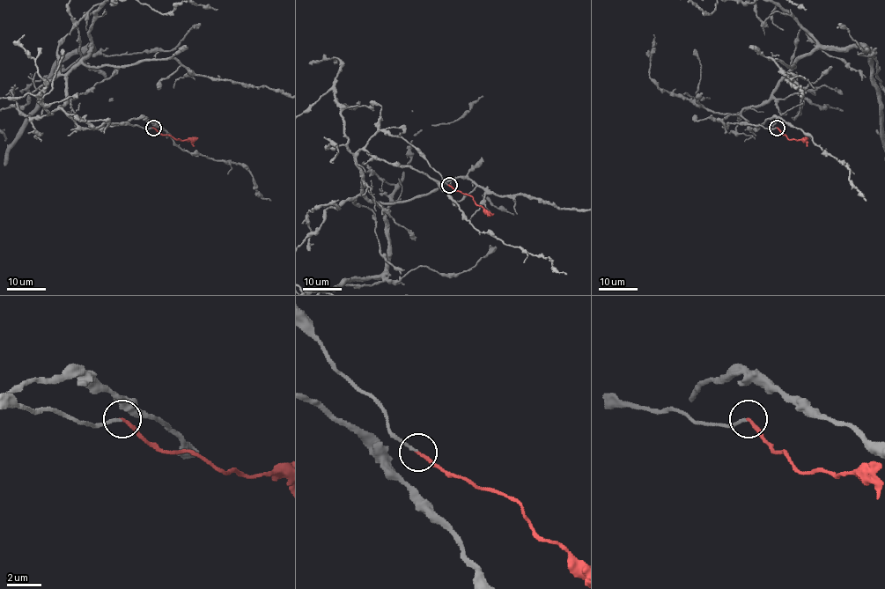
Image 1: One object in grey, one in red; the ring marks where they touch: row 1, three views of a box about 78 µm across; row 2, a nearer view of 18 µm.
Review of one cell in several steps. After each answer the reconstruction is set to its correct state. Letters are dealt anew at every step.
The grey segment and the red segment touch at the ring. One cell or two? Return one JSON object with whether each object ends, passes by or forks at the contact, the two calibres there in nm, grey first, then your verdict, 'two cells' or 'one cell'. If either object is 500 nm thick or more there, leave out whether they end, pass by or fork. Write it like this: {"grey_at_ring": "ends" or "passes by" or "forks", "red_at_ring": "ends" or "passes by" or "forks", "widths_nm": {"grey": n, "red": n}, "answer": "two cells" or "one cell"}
{"grey_at_ring": "ends", "red_at_ring": "ends", "widths_nm": {"grey": 170, "red": 200}, "answer": "one cell"}

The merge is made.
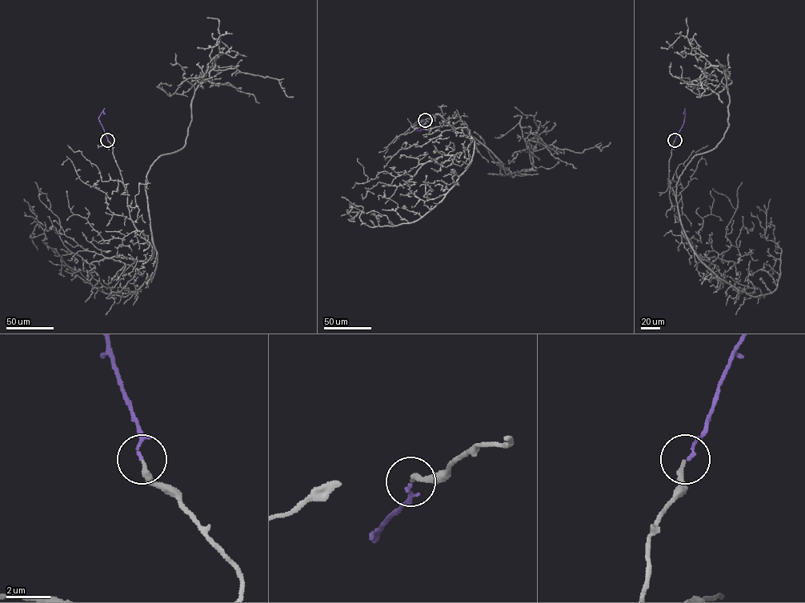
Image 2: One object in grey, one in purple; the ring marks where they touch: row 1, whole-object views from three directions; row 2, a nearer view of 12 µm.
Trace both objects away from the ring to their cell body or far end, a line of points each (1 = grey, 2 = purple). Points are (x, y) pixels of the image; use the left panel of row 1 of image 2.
1: (107, 140), (130, 217), (153, 247), (146, 175), (185, 144), (205, 72), (214, 65), (277, 79), (293, 97)
2: (107, 140), (98, 118), (104, 108)

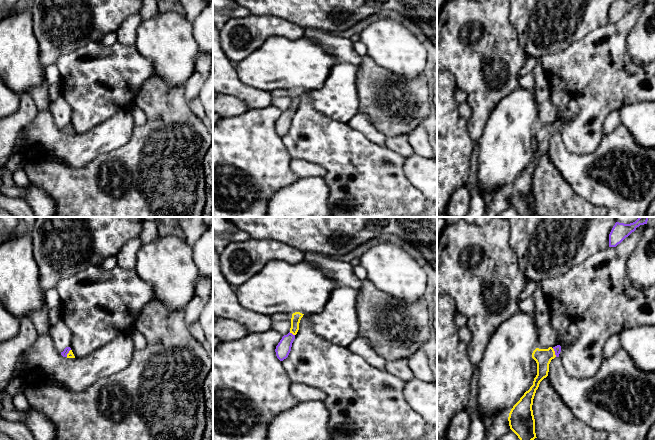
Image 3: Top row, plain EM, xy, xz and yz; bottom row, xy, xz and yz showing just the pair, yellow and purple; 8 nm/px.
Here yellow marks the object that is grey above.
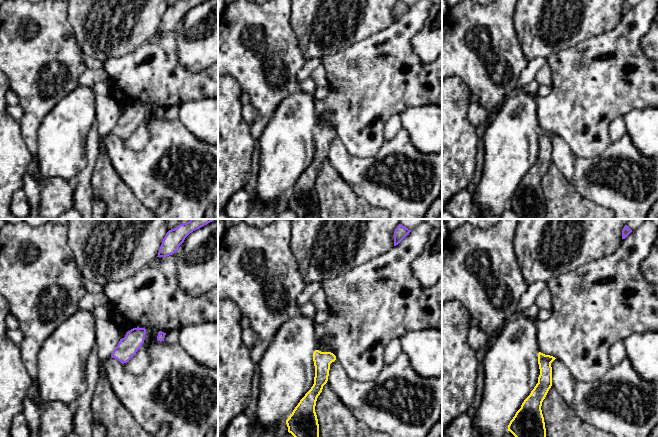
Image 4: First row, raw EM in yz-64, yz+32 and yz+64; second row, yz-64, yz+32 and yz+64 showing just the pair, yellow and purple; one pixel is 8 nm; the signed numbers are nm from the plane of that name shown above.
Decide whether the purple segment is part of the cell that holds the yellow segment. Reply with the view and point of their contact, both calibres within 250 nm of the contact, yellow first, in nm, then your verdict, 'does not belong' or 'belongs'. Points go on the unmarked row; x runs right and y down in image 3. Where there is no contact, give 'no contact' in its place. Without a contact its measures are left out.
contact yz (554, 128); calibres 140 and 60 nm; belongs

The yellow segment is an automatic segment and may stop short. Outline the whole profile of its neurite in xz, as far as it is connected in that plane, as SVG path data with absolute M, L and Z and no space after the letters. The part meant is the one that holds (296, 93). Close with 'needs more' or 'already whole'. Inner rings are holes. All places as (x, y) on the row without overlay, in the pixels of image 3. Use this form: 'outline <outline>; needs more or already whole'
outline M295 88L291 94L291 104L287 111L284 111L278 121L276 122L276 132L280 137L286 135L291 127L292 119L295 115L295 111L299 106L299 99L304 90Z; needs more

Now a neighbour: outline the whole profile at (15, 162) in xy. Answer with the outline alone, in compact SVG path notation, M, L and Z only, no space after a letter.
M13 153L10 155L10 157L6 160L5 164L0 167L0 191L3 186L1 179L1 171L7 169L12 173L15 173L20 169L24 169L25 165L26 165L26 160L21 154Z

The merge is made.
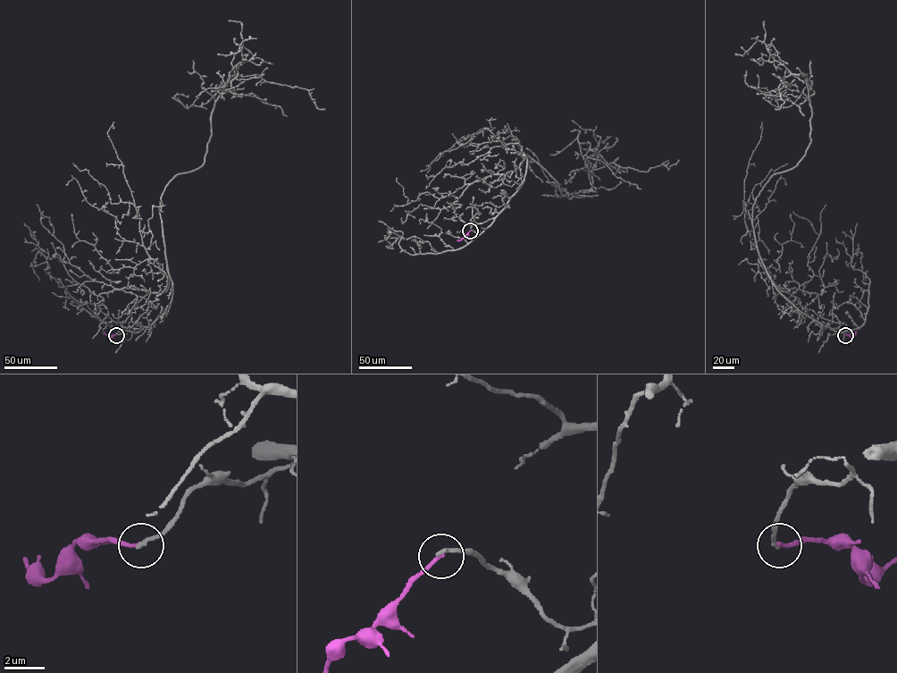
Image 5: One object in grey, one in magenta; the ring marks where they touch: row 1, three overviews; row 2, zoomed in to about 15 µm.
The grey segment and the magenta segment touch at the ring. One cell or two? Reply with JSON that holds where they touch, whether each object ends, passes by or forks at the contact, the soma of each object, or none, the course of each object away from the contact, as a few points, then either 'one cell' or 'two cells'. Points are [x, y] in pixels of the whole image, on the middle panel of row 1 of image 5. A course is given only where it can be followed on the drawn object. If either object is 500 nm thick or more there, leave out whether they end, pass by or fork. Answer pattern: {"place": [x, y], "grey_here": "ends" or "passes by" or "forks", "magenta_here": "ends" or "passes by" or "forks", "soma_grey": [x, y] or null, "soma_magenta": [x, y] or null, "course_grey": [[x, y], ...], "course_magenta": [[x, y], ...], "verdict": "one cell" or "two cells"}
{"place": [470, 231], "grey_here": "ends", "magenta_here": "ends", "soma_grey": null, "soma_magenta": null, "course_grey": [[471, 230], [481, 234], [523, 180], [527, 158], [514, 138], [565, 197], [591, 188], [590, 170], [679, 160]], "course_magenta": [[471, 231], [457, 240]], "verdict": "two cells"}

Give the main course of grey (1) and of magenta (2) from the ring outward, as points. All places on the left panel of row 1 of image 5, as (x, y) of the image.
1: (116, 335), (169, 307), (160, 197), (204, 162), (228, 79), (306, 89), (324, 109)
2: (116, 335), (111, 337), (103, 332)

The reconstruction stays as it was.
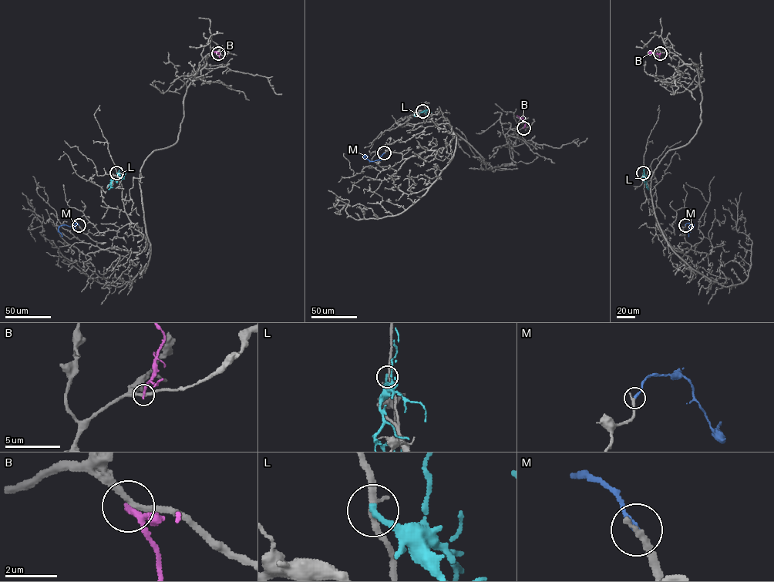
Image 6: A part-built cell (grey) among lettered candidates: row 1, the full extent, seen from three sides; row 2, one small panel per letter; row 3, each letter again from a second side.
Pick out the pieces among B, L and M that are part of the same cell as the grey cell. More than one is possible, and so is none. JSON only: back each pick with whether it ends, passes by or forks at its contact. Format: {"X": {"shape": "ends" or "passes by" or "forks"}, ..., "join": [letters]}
{"M": {"shape": "ends"}, "join": ["M"]}

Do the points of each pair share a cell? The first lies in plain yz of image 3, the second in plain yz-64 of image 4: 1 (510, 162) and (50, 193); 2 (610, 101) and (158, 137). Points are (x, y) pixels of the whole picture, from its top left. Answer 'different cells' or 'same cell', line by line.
1: different cells
2: different cells

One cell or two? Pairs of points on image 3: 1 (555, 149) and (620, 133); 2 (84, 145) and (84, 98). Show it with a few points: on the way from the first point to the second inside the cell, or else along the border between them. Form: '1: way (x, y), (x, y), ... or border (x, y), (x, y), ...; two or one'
1: way (571, 160), (593, 160), (605, 149); one
2: border (104, 121), (93, 126), (85, 133), (75, 134); two

